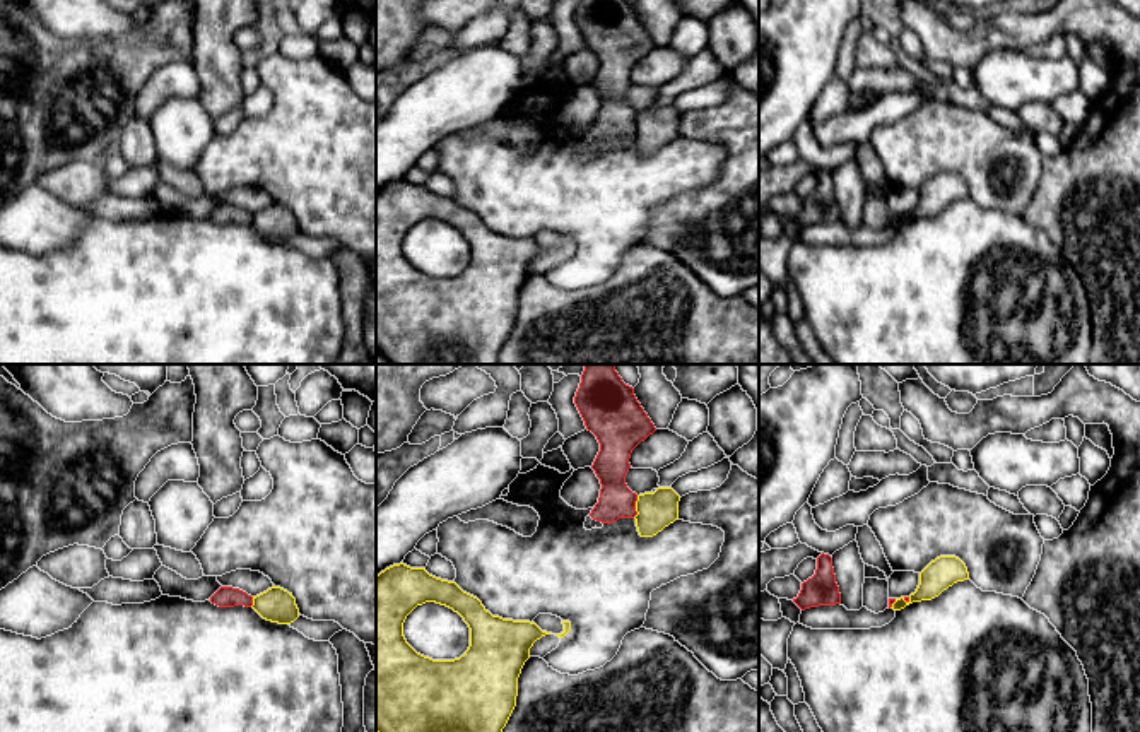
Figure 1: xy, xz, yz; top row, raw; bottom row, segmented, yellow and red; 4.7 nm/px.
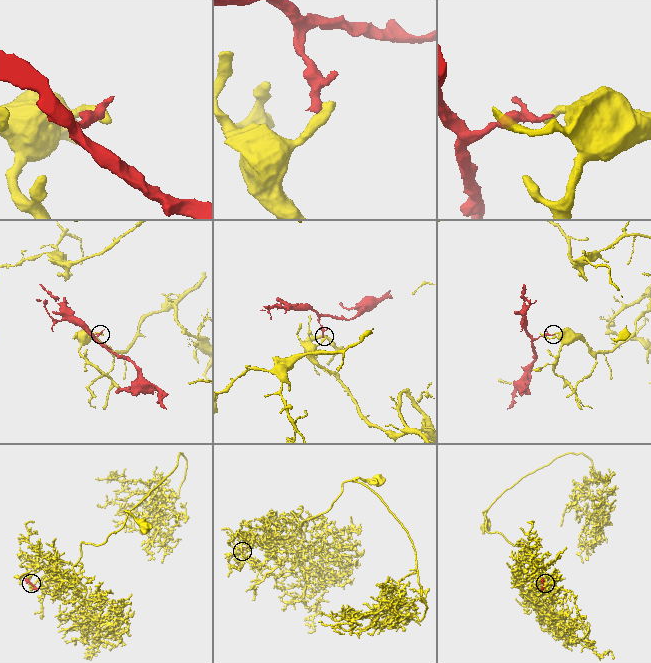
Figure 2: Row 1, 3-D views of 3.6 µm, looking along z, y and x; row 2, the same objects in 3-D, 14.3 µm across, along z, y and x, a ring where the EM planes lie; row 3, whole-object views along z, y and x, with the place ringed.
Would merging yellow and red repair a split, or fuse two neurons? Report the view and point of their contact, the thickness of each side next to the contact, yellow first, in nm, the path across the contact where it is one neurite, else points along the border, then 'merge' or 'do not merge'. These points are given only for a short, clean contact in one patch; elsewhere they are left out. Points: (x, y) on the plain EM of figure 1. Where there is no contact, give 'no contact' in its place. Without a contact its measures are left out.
xz (636, 123) | 180/160 nm | along xz (638, 113), (633, 134) | do not merge

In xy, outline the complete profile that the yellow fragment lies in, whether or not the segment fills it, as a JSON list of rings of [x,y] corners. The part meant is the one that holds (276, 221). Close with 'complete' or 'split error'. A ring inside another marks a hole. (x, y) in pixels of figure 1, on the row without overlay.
[[[272,204],[267,209],[253,214],[251,222],[263,236],[291,241],[299,234],[299,226],[292,210],[280,204]]] | complete

